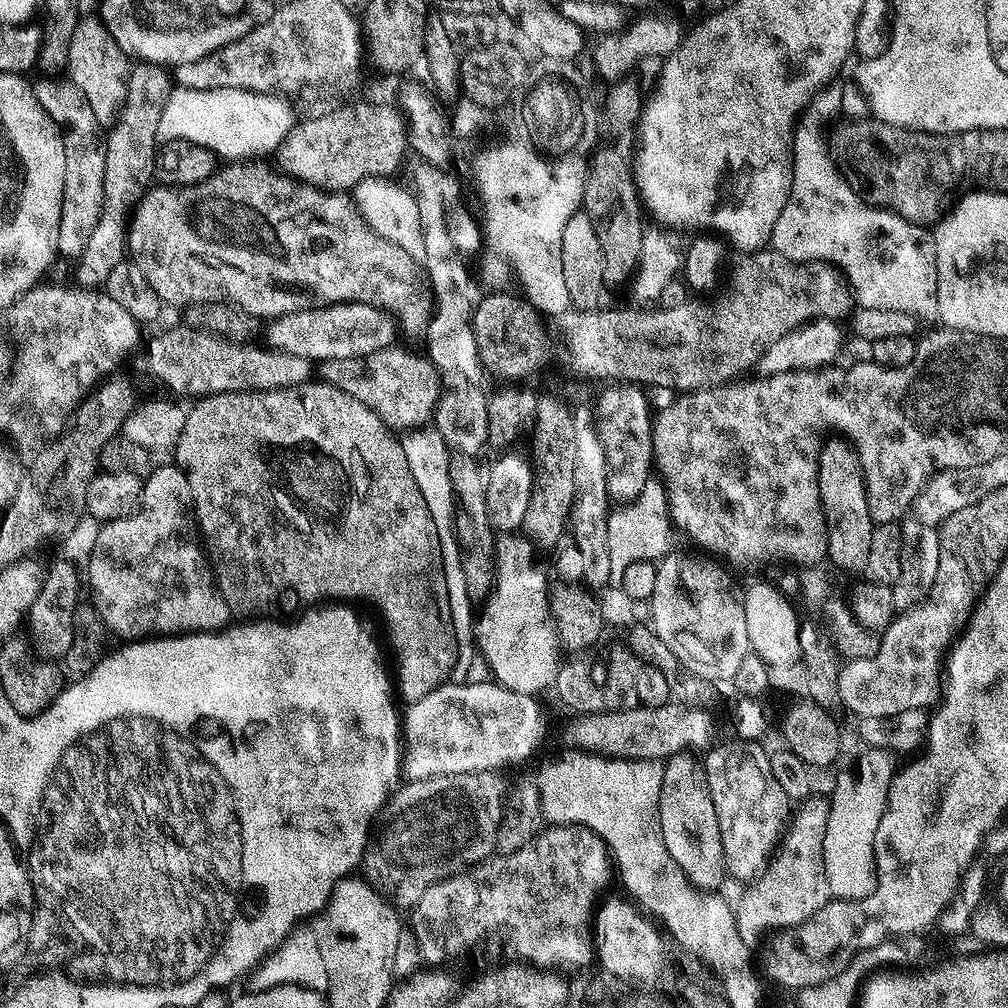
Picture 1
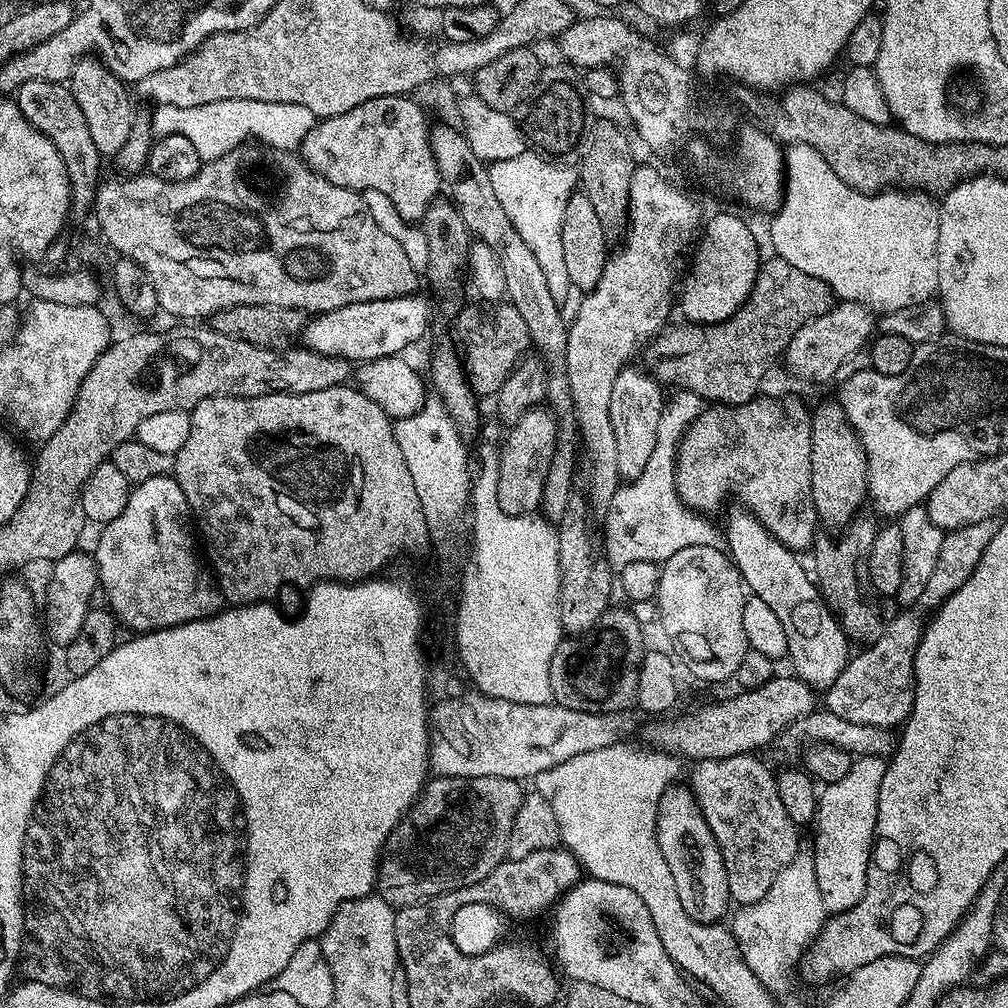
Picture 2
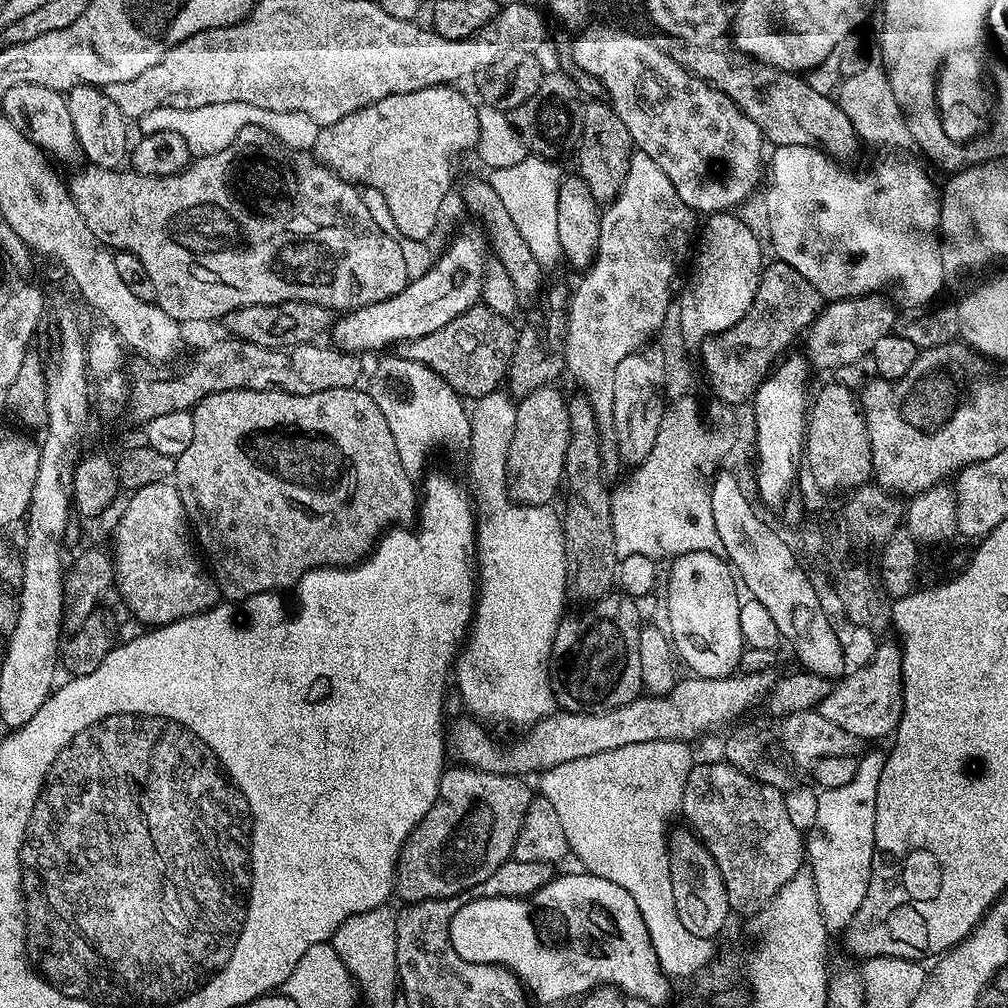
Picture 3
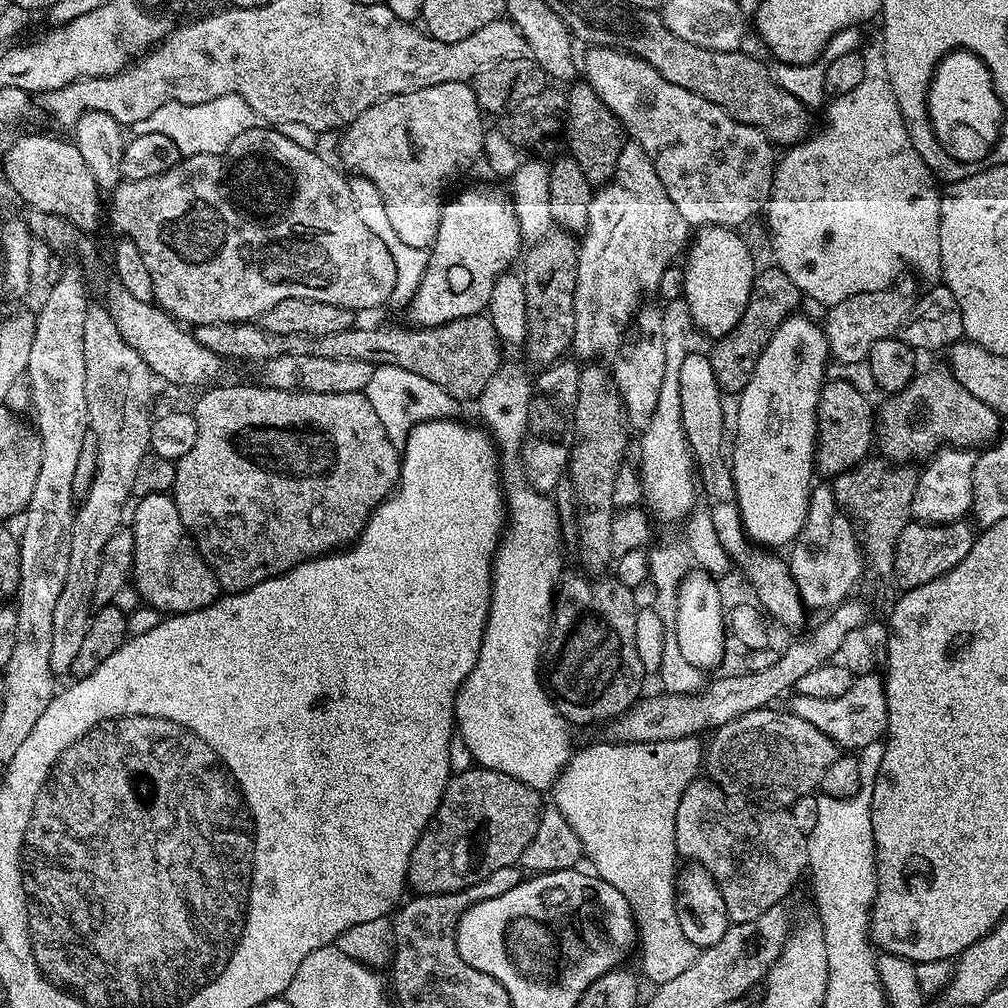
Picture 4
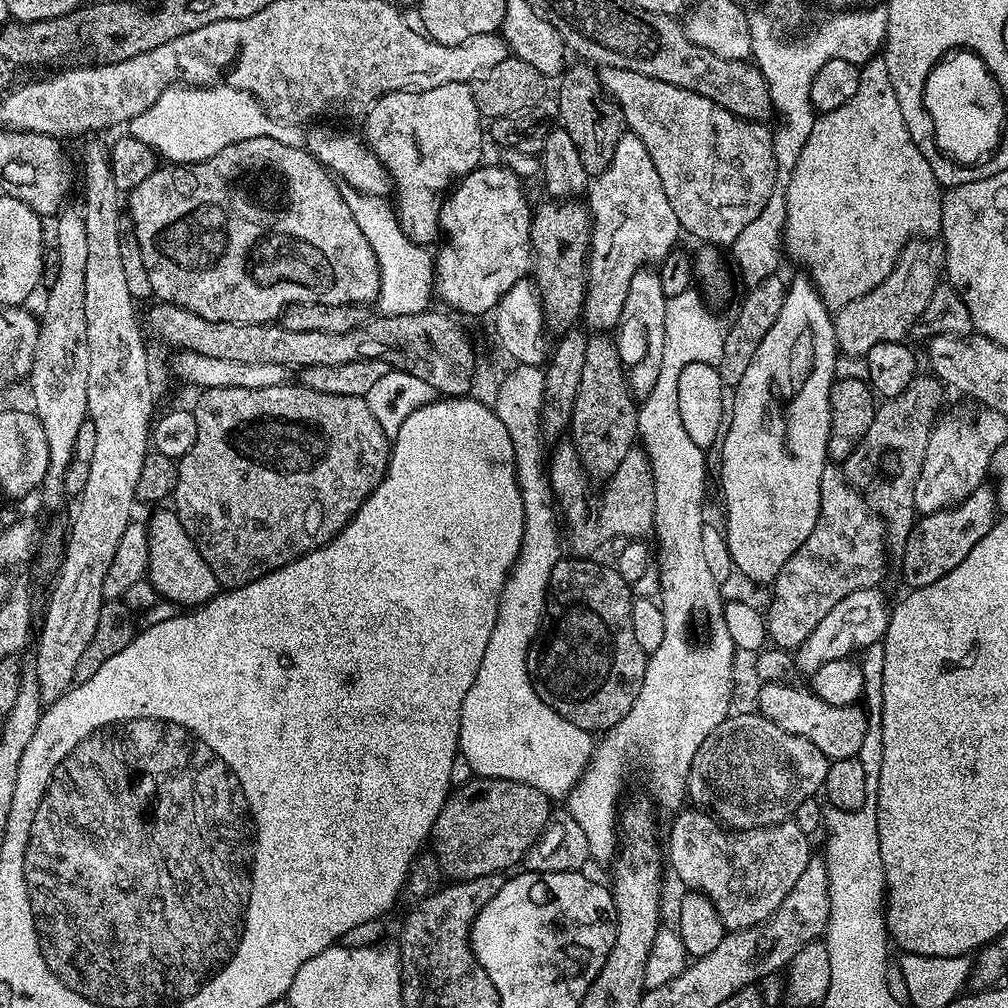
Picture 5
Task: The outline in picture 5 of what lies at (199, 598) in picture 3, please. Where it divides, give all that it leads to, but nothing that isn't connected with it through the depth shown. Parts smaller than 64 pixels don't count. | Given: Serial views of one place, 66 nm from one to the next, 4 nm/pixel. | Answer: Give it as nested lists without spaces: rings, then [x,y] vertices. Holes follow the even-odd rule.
[[[161,507],[159,510],[161,512],[156,512],[152,516],[152,521],[147,521],[147,529],[148,529],[148,538],[149,538],[149,560],[148,560],[148,571],[146,575],[146,579],[148,579],[152,583],[152,588],[156,592],[157,597],[161,601],[169,600],[172,604],[181,604],[179,607],[184,610],[195,610],[205,604],[209,604],[216,595],[221,591],[222,585],[216,581],[214,578],[214,570],[210,570],[210,566],[206,566],[206,558],[202,558],[202,554],[198,550],[198,546],[194,546],[194,542],[190,538],[190,534],[186,534],[186,526],[182,526],[182,522],[178,518],[178,514],[171,507],[164,508]]]

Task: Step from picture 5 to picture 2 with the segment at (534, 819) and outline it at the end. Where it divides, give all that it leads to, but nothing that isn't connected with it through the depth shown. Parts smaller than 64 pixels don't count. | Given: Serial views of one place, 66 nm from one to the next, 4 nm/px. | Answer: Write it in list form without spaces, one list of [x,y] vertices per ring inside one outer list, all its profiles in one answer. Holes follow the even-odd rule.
[[[436,776],[425,783],[423,792],[412,809],[396,824],[390,838],[384,843],[380,857],[380,869],[376,872],[375,891],[391,908],[413,908],[443,892],[465,888],[474,882],[482,882],[494,866],[498,866],[508,855],[510,830],[526,795],[521,781],[510,778],[458,778]]]

